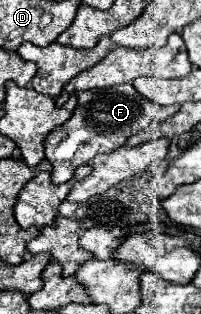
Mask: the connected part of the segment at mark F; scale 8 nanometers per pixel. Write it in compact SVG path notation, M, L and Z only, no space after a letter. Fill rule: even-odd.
M120 84L96 92L78 92L78 108L74 116L44 138L46 160L52 164L52 182L68 182L78 166L88 164L98 154L112 152L124 146L124 142L132 134L148 128L152 122L162 122L172 114L172 108L164 108L152 104L150 100L144 100L144 96L140 96L132 84Z

